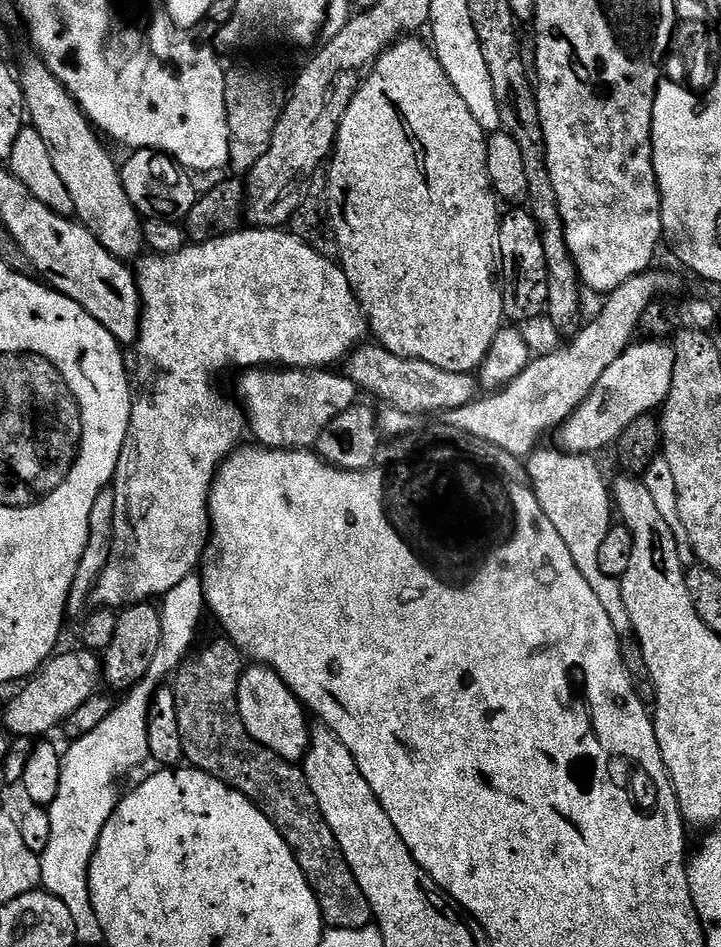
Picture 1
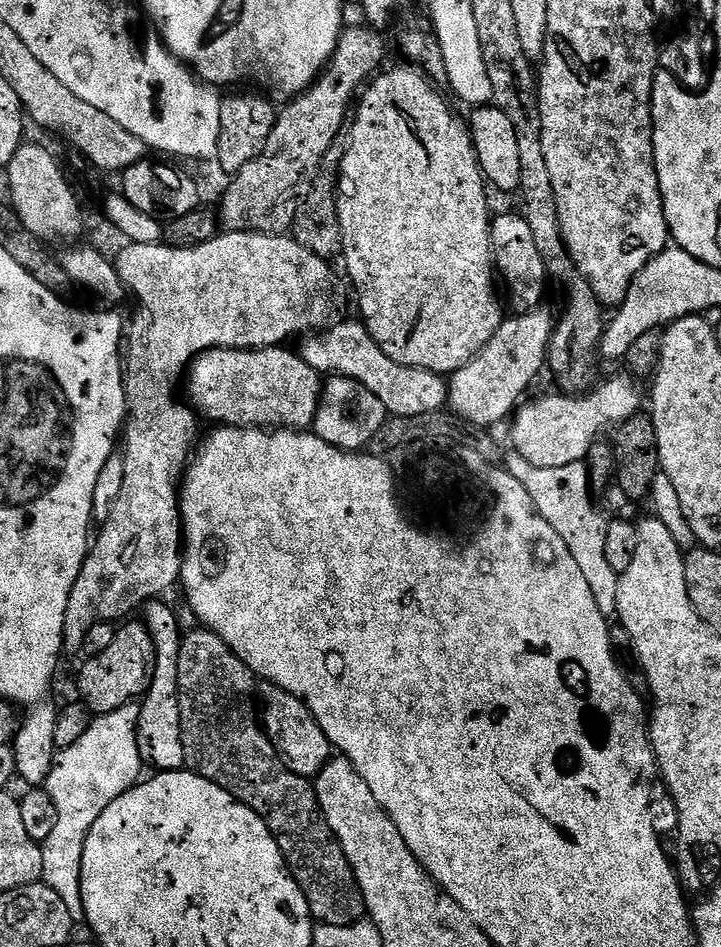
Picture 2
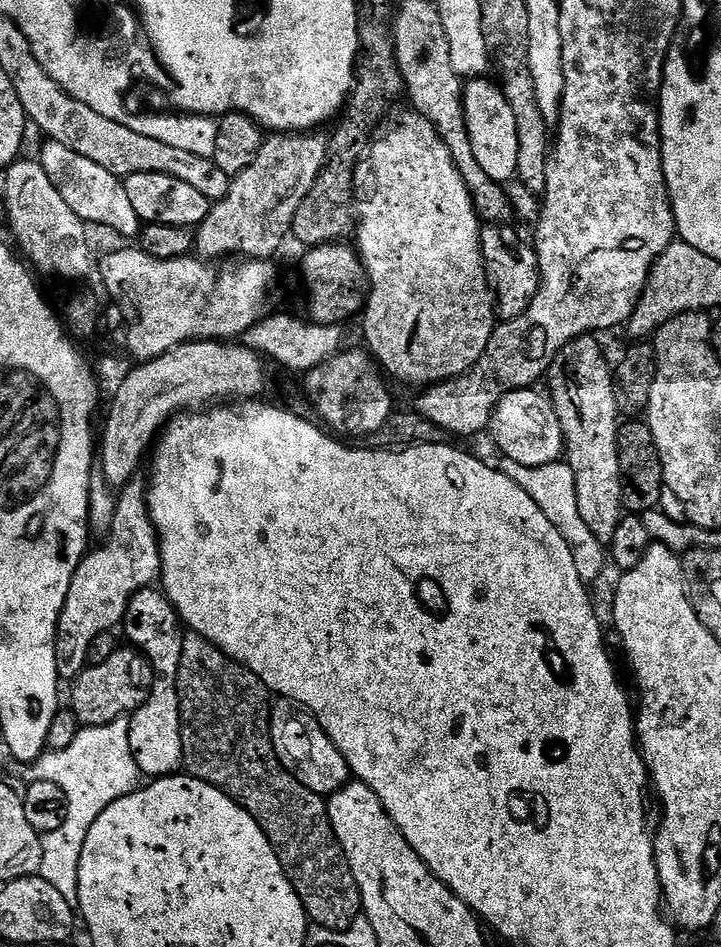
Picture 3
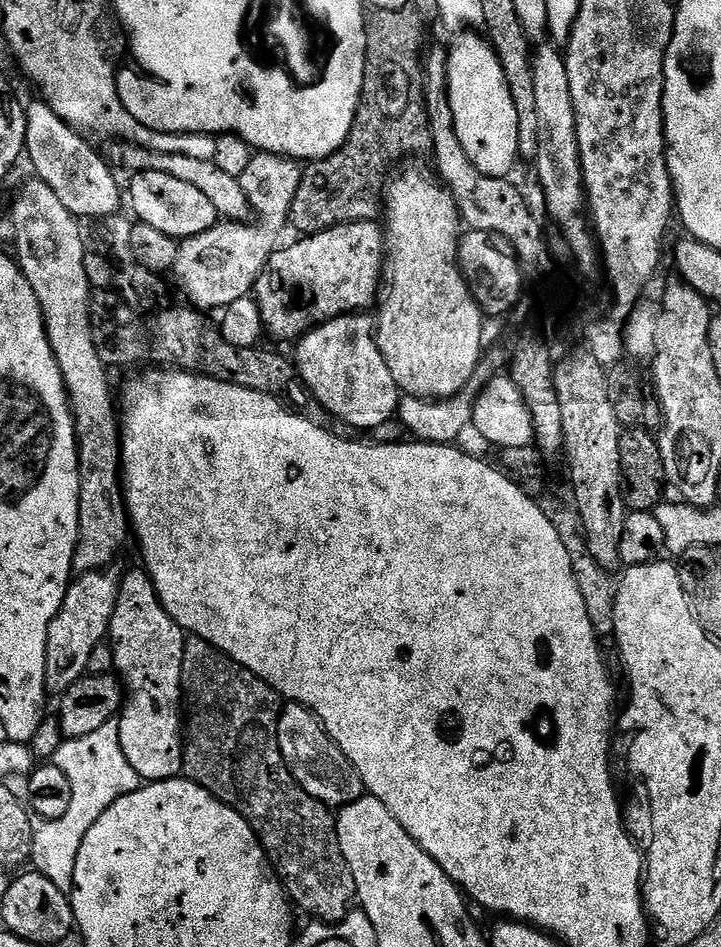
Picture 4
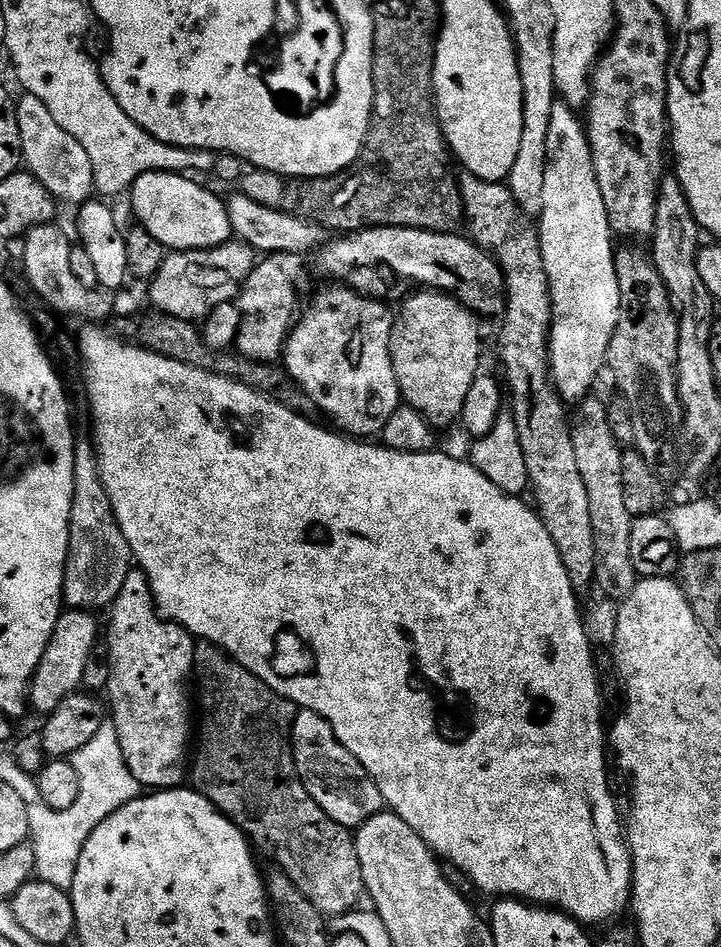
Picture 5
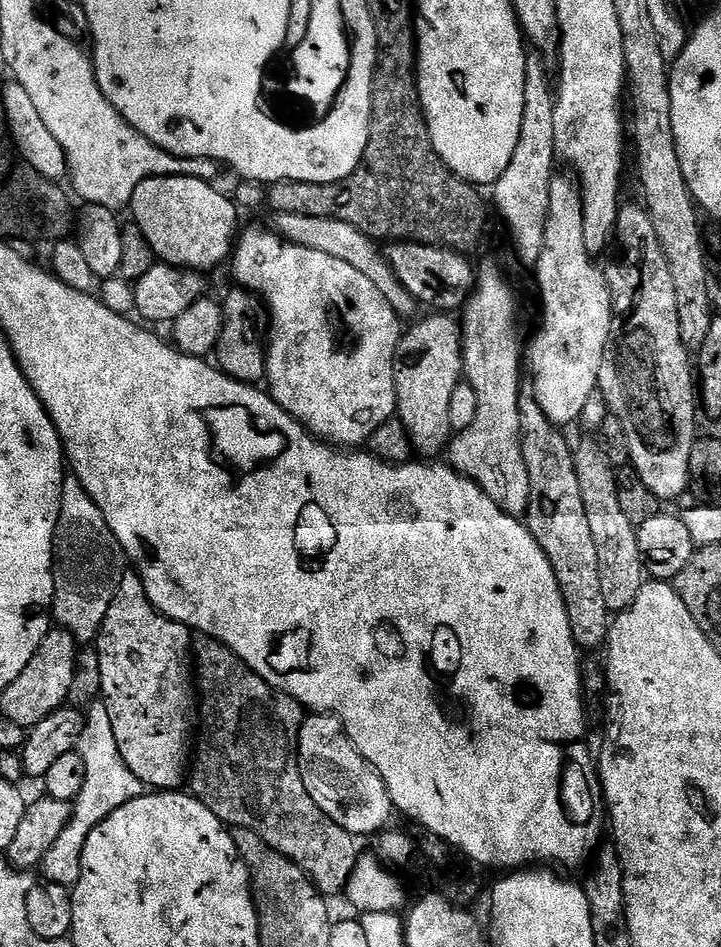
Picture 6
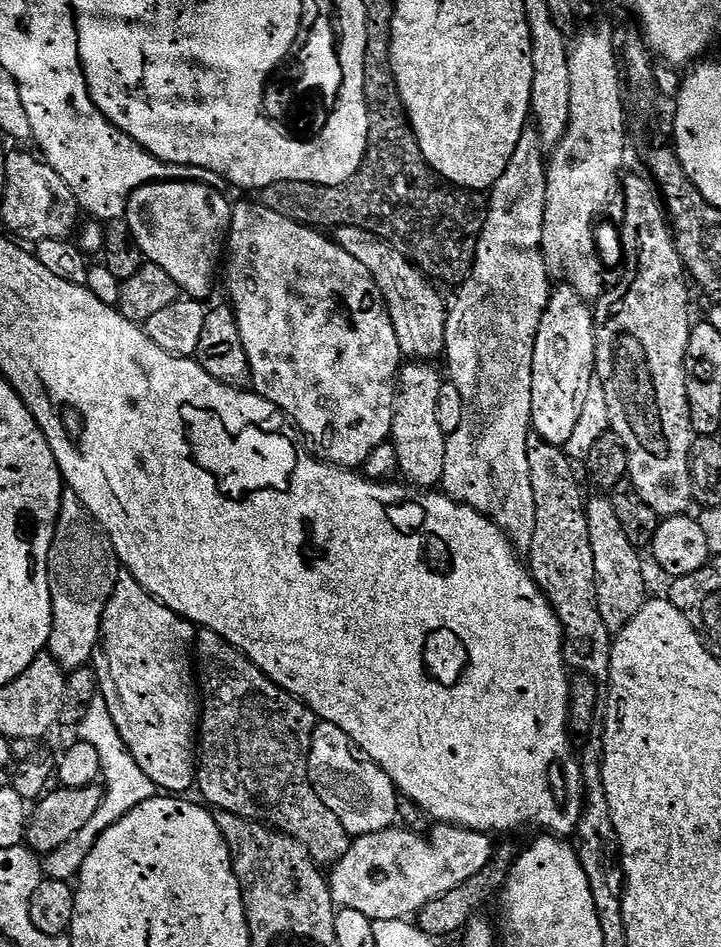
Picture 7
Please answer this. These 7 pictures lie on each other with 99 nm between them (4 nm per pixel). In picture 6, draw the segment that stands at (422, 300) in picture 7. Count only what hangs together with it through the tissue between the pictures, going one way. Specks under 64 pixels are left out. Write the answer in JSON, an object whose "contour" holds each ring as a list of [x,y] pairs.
{"contour":[[[279,214],[275,219],[275,231],[283,236],[288,243],[306,246],[310,250],[322,250],[322,254],[342,258],[342,262],[350,262],[350,266],[362,270],[362,274],[366,274],[366,278],[370,278],[370,282],[374,282],[374,286],[378,286],[378,290],[382,290],[382,298],[386,298],[386,302],[390,302],[390,306],[395,310],[397,316],[407,318],[407,316],[415,317],[417,315],[415,312],[416,308],[418,309],[418,302],[410,295],[406,286],[396,275],[396,271],[389,264],[388,257],[382,251],[381,245],[377,241],[371,240],[366,234],[362,234],[362,230],[334,218]]]}

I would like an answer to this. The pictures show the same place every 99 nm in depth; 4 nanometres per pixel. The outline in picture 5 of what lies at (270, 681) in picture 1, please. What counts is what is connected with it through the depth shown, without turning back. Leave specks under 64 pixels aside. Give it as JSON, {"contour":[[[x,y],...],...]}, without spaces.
{"contour":[[[297,711],[292,723],[292,757],[310,798],[314,798],[325,814],[344,828],[355,830],[385,811],[382,790],[378,790],[374,778],[366,774],[362,762],[358,762],[342,742],[338,742],[326,718],[313,712]]]}

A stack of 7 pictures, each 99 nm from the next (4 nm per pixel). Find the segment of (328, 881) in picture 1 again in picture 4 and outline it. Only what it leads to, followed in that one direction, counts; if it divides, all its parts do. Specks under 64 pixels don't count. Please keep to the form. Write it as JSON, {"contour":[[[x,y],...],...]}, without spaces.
{"contour":[[[189,635],[184,642],[182,686],[186,701],[183,775],[195,784],[201,784],[211,796],[235,808],[242,818],[246,818],[268,856],[269,865],[280,877],[291,903],[299,911],[301,908],[309,912],[320,922],[345,920],[357,903],[354,874],[350,874],[350,866],[338,842],[333,809],[306,794],[282,758],[278,742],[282,697],[269,684],[262,682],[262,678],[219,652],[210,642],[194,635]]]}

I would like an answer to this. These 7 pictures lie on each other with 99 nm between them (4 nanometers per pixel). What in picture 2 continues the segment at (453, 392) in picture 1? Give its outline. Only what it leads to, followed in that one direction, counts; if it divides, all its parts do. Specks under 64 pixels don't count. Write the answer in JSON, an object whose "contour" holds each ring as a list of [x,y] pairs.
{"contour":[[[359,319],[333,323],[319,334],[303,337],[304,345],[298,348],[301,358],[321,377],[345,376],[356,380],[387,410],[389,417],[429,414],[441,410],[448,403],[448,380],[441,373],[418,370],[414,366],[402,366],[374,342],[368,328]]]}

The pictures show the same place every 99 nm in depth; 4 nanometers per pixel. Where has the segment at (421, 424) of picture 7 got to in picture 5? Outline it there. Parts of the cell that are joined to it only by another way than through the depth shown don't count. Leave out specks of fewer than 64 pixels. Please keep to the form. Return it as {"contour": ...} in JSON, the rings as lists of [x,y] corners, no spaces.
{"contour":[[[420,290],[417,296],[412,296],[404,305],[401,306],[400,312],[395,313],[392,321],[392,337],[390,338],[390,358],[394,366],[394,374],[398,378],[398,386],[400,387],[400,395],[403,403],[410,405],[414,410],[418,410],[418,414],[422,414],[422,418],[426,418],[426,422],[431,424],[437,430],[448,428],[453,423],[459,421],[462,414],[462,406],[466,406],[466,393],[470,391],[470,386],[474,386],[474,378],[481,375],[480,368],[480,324],[475,312],[471,312],[465,304],[460,304],[454,297],[446,292],[437,292],[435,290]]]}

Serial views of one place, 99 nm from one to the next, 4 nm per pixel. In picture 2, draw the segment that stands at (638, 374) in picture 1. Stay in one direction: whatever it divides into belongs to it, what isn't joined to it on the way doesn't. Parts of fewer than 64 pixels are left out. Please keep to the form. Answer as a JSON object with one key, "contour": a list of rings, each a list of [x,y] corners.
{"contour":[[[625,375],[616,376],[604,385],[601,383],[595,391],[583,398],[572,394],[555,394],[544,396],[541,400],[529,399],[511,421],[511,447],[522,454],[526,462],[534,462],[534,466],[570,466],[570,462],[587,461],[593,444],[603,437],[600,435],[607,428],[612,430],[629,423],[635,417],[632,415],[640,408],[640,392],[636,389],[636,380],[631,375]]]}

